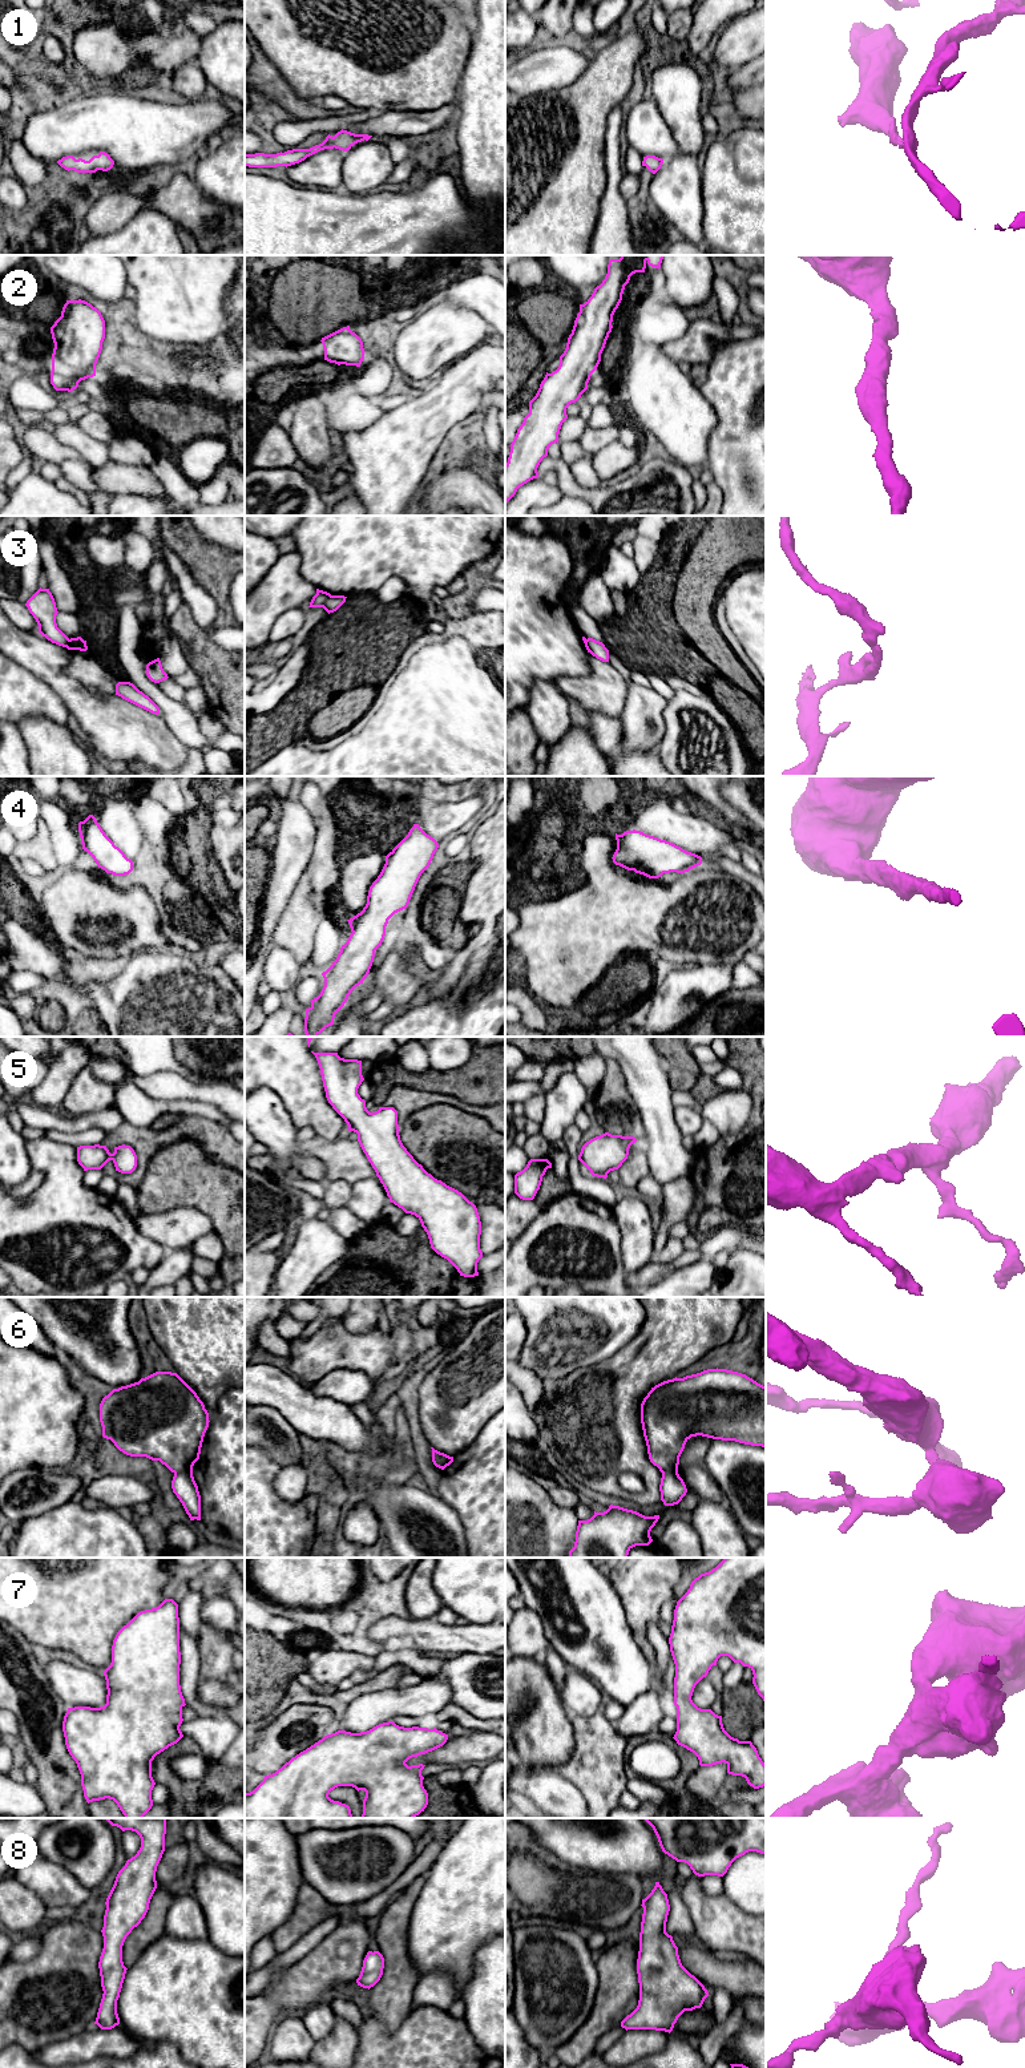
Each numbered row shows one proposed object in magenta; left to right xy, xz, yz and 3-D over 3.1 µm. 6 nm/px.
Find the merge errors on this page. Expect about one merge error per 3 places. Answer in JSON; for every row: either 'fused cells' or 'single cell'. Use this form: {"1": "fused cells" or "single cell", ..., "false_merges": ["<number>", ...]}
{"1": "fused cells", "2": "single cell", "3": "fused cells", "4": "single cell", "5": "single cell", "6": "fused cells", "7": "single cell", "8": "single cell", "false_merges": ["1", "3", "6"]}

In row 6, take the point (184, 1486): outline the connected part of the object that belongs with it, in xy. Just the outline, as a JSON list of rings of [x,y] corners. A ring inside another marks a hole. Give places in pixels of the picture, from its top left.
[[[193,1470],[175,1473],[171,1481],[171,1489],[190,1520],[201,1520],[201,1495],[193,1477]]]

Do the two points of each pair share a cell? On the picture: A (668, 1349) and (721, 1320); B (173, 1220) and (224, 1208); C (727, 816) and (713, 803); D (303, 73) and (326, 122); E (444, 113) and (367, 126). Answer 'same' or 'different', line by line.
A: same
B: different
C: same
D: different
E: same

